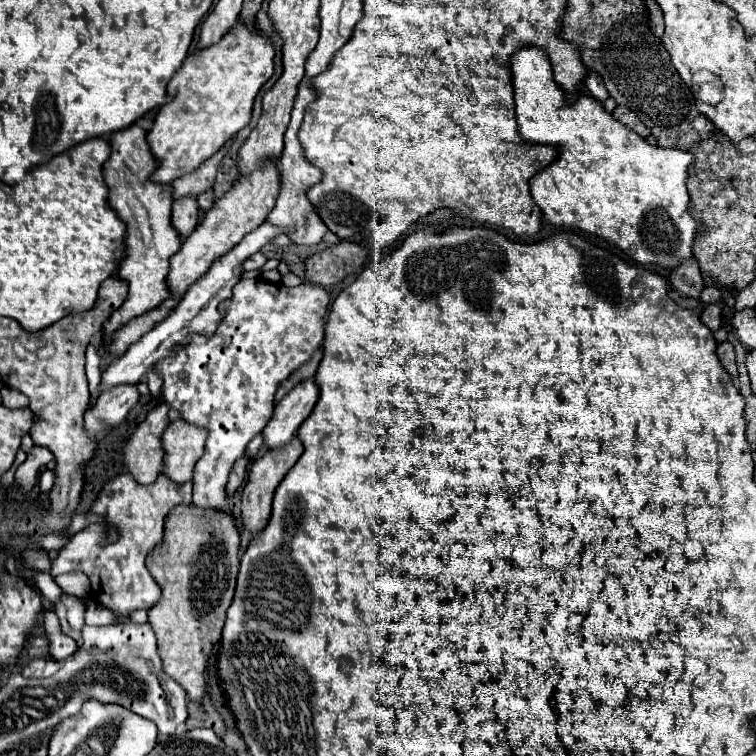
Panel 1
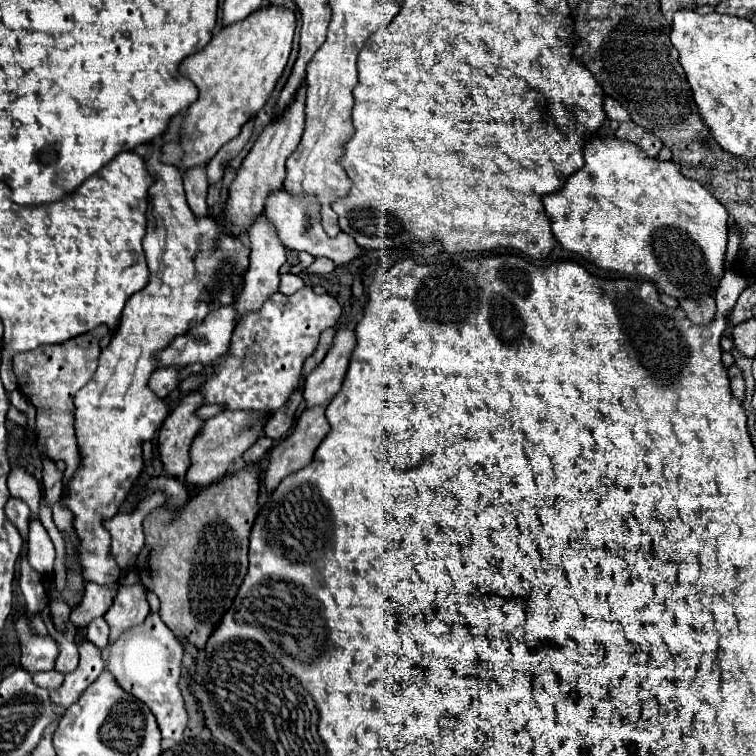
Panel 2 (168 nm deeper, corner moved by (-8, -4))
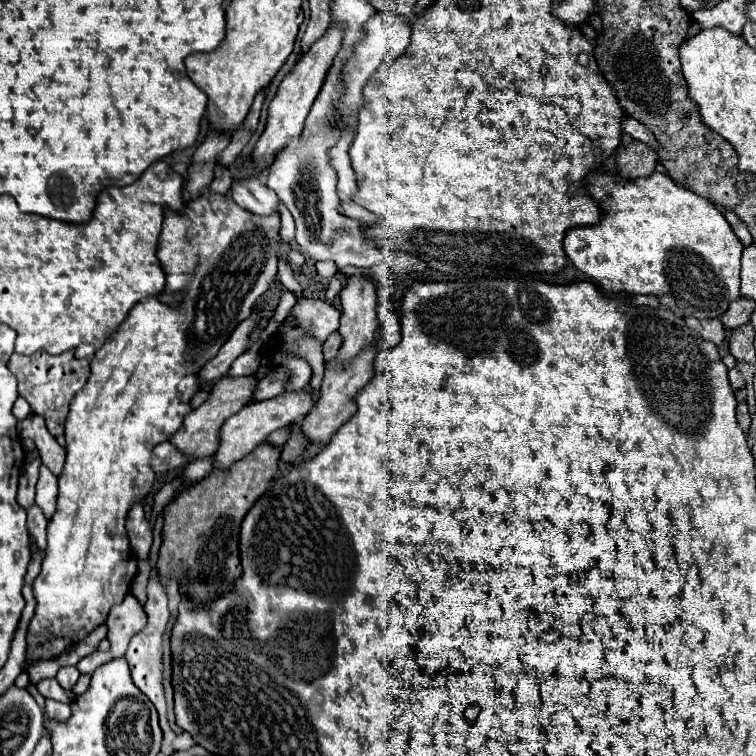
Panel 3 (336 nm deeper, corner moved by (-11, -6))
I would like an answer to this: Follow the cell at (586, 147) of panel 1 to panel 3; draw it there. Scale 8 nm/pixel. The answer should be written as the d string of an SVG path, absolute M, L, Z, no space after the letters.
M592 169L586 179L584 179L584 187L588 191L588 195L600 205L602 215L600 215L600 223L596 225L586 225L586 227L574 227L566 233L564 237L564 251L568 255L568 259L586 275L590 275L592 279L596 279L600 283L600 287L604 291L628 291L628 293L644 293L644 295L656 295L660 299L660 303L664 307L670 309L680 309L682 315L694 315L698 319L708 319L708 317L720 317L726 309L728 303L740 297L740 255L742 255L742 243L738 241L738 237L734 235L730 223L726 221L726 217L716 209L714 203L710 203L708 199L696 195L694 191L688 191L684 187L678 187L668 175L654 171L650 177L644 179L618 179L618 173L610 173L610 171L602 171L602 169Z

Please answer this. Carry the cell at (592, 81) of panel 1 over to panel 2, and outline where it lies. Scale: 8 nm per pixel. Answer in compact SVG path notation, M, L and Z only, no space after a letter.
M607 97L605 99L605 113L607 113L607 117L609 119L615 119L615 121L619 121L619 123L623 123L623 121L629 121L631 117L629 117L629 113L617 103L617 101L613 101L611 97Z

